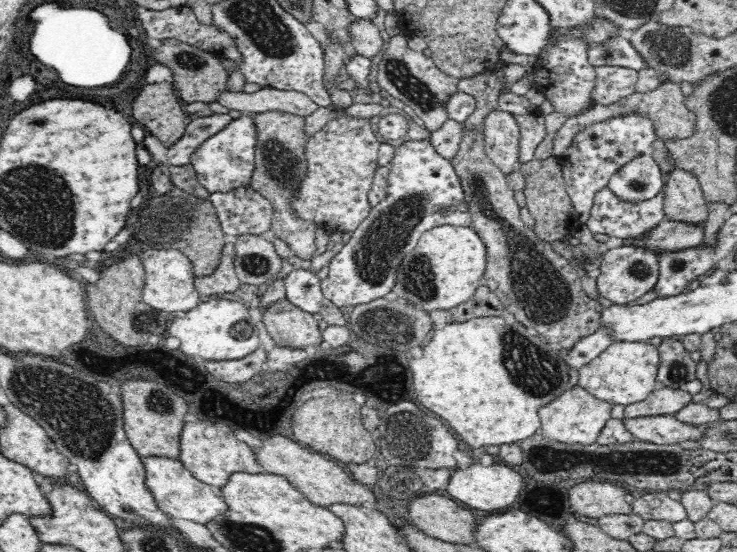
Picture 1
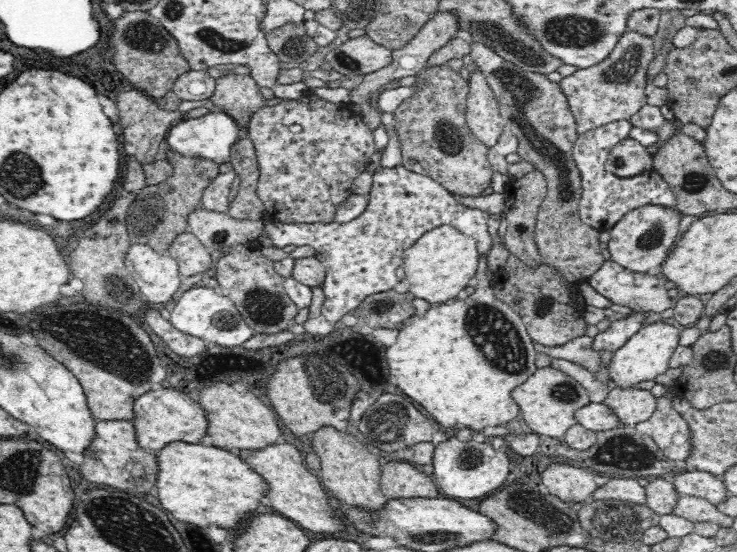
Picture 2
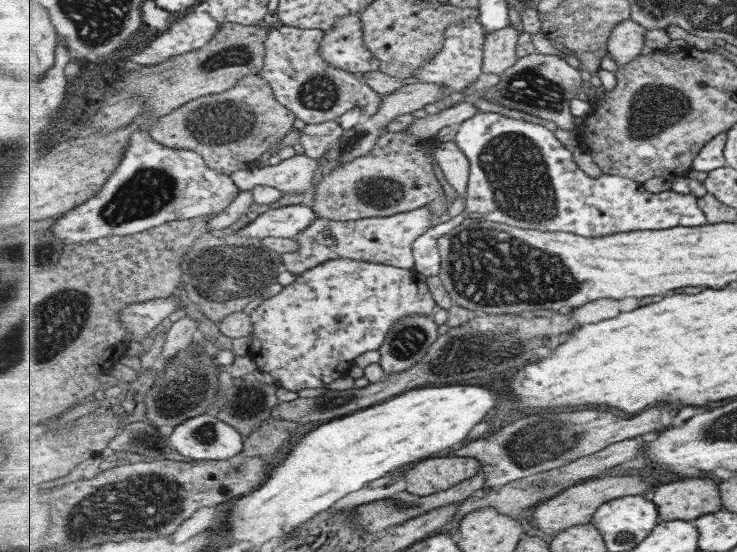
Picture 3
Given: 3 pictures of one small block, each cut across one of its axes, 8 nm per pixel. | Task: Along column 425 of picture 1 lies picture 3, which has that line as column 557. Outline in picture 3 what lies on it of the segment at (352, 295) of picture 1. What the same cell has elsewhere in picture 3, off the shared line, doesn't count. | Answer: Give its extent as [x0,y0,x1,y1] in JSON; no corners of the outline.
[412,112,708,277]

